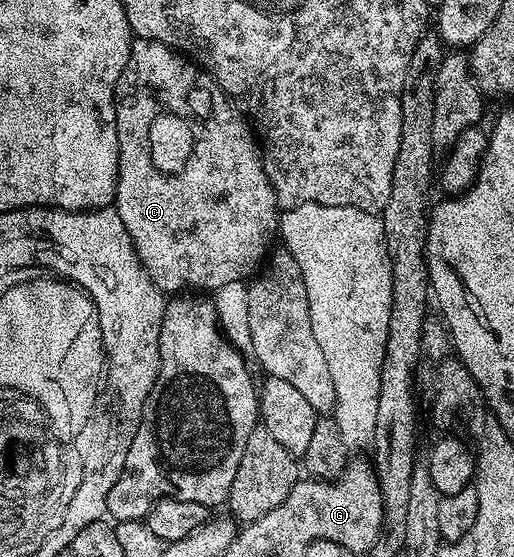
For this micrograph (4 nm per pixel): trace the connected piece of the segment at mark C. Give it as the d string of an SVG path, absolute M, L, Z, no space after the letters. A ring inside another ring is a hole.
M134 38L131 53L127 57L127 65L119 77L117 90L113 92L113 104L117 114L117 136L119 137L115 209L123 225L127 225L127 233L131 237L133 247L137 250L139 261L154 285L163 293L181 293L186 289L197 289L193 287L206 287L209 293L213 293L219 287L232 287L248 280L262 266L263 260L274 246L272 245L273 235L275 239L279 231L279 208L275 189L265 172L263 152L255 138L254 128L250 126L245 116L233 106L229 96L198 64L190 61L182 52L150 39Z

